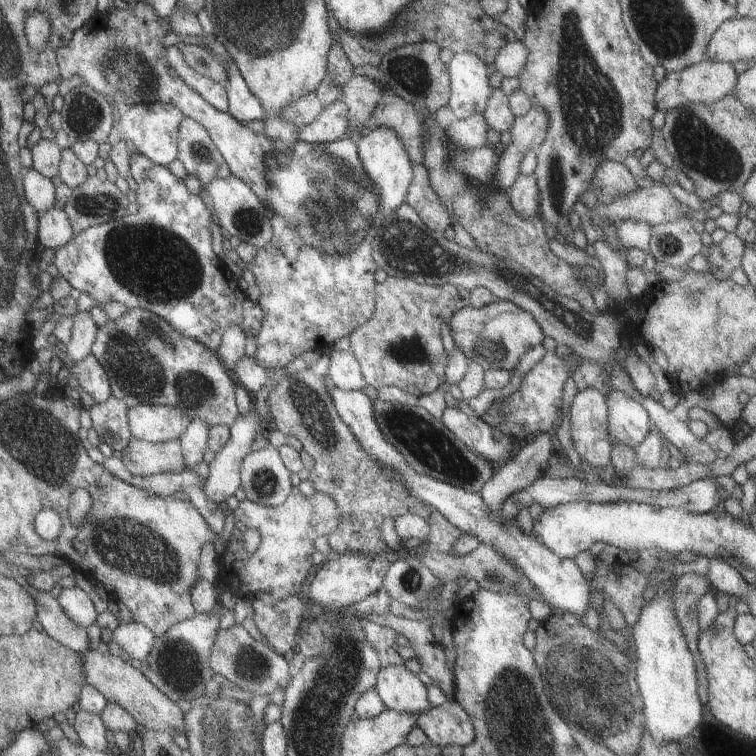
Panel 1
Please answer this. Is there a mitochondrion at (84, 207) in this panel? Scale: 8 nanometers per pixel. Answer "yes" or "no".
yes

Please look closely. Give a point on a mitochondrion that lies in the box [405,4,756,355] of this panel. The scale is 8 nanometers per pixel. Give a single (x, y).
(592, 110)

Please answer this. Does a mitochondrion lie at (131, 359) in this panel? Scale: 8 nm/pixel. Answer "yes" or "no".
yes

